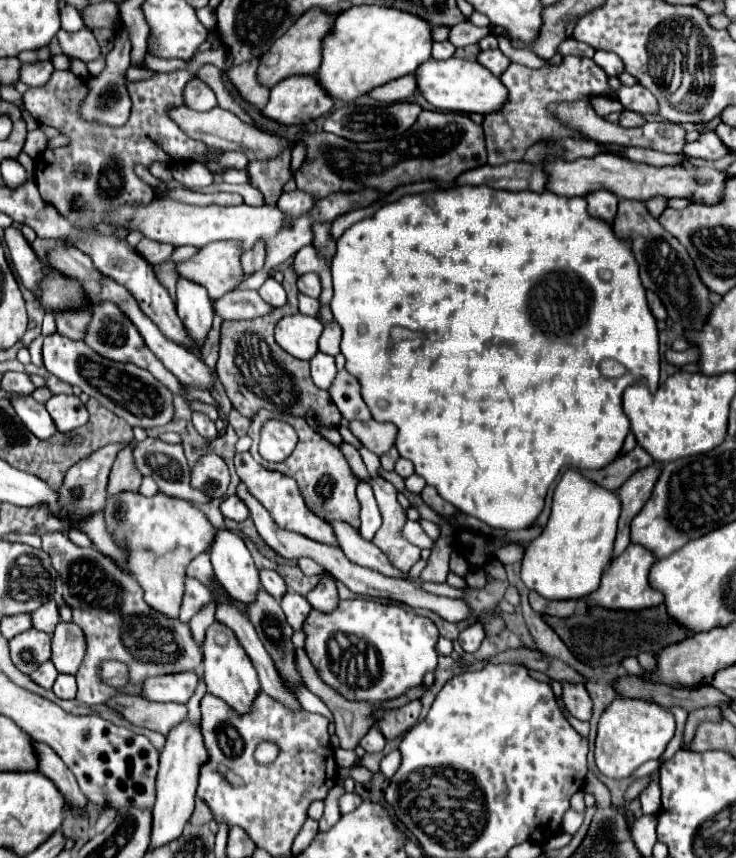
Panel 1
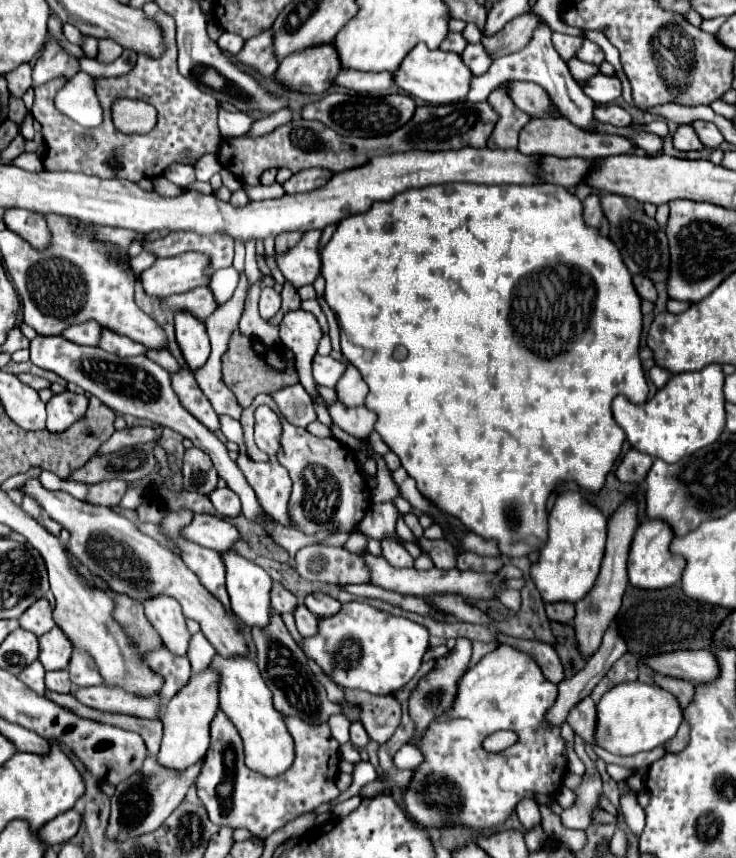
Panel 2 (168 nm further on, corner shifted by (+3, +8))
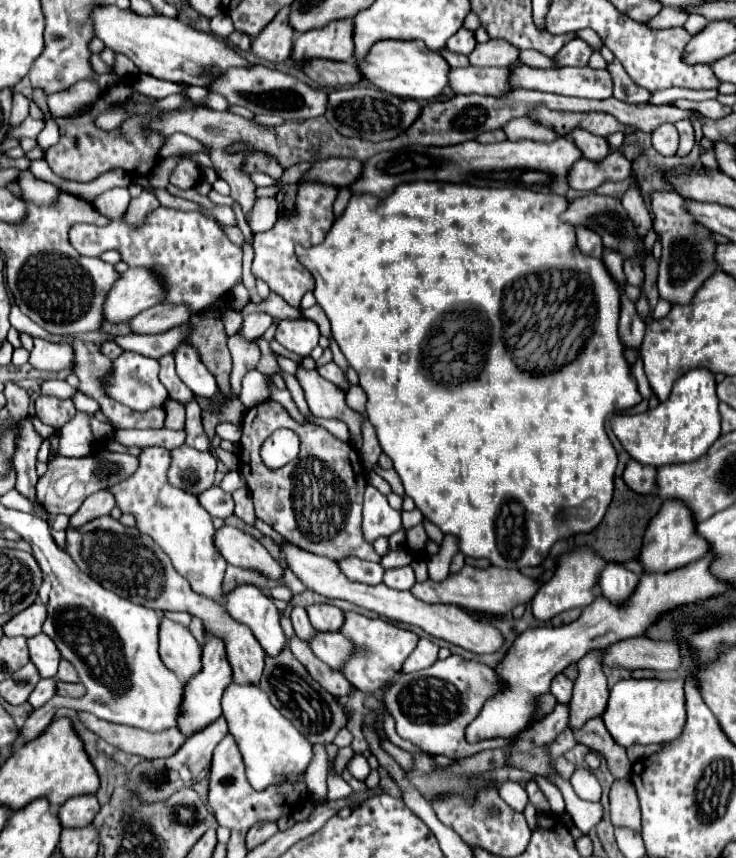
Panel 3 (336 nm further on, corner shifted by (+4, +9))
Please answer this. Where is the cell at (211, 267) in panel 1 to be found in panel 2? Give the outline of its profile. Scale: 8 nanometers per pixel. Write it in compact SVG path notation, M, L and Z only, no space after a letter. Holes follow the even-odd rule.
M203 252L157 258L157 262L141 274L143 290L149 296L173 296L195 290L197 286L207 286L207 266L209 258Z

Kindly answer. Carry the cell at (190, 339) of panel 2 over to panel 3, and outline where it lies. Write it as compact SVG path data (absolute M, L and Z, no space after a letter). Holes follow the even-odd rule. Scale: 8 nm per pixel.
M180 345L174 351L176 357L176 371L180 379L190 387L190 391L196 397L212 397L218 391L214 375L200 365L200 357L196 357L196 349L190 349L190 345Z

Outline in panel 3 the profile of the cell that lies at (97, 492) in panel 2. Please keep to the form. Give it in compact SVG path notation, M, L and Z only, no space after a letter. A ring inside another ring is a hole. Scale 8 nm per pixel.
M108 491L92 493L92 495L82 503L82 507L70 517L68 527L78 529L78 527L82 527L84 523L88 523L88 521L92 521L92 519L98 519L98 517L102 517L102 515L110 515L110 511L112 511L114 505L116 505L116 501L112 501L112 493L108 493Z

